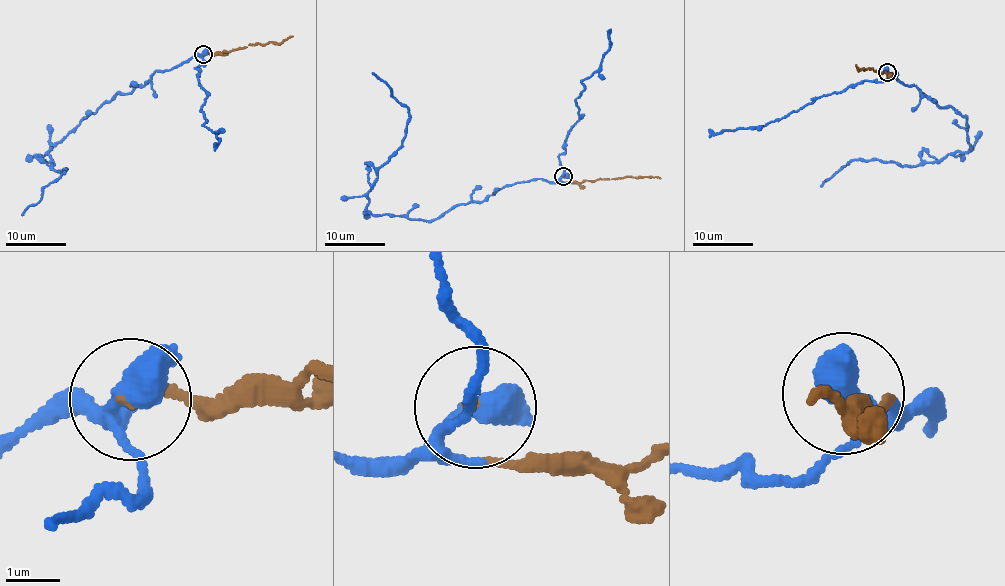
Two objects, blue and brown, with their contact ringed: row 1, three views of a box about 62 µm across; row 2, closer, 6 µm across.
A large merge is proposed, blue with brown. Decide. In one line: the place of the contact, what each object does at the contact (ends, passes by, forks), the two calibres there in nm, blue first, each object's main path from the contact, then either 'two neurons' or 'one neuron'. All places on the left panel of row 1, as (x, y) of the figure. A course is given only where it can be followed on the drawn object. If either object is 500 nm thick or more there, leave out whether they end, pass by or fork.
at (203, 54); blue passes by; brown ends there; 420 nm thick on the blue side, 60 nm on the other; blue runs (204, 54), (157, 70), (143, 86), (120, 92), (50, 148), (55, 171), (66, 170), (22, 215); brown runs (204, 54), (220, 54), (224, 50), (258, 43), (281, 44), (292, 36); one neuron

